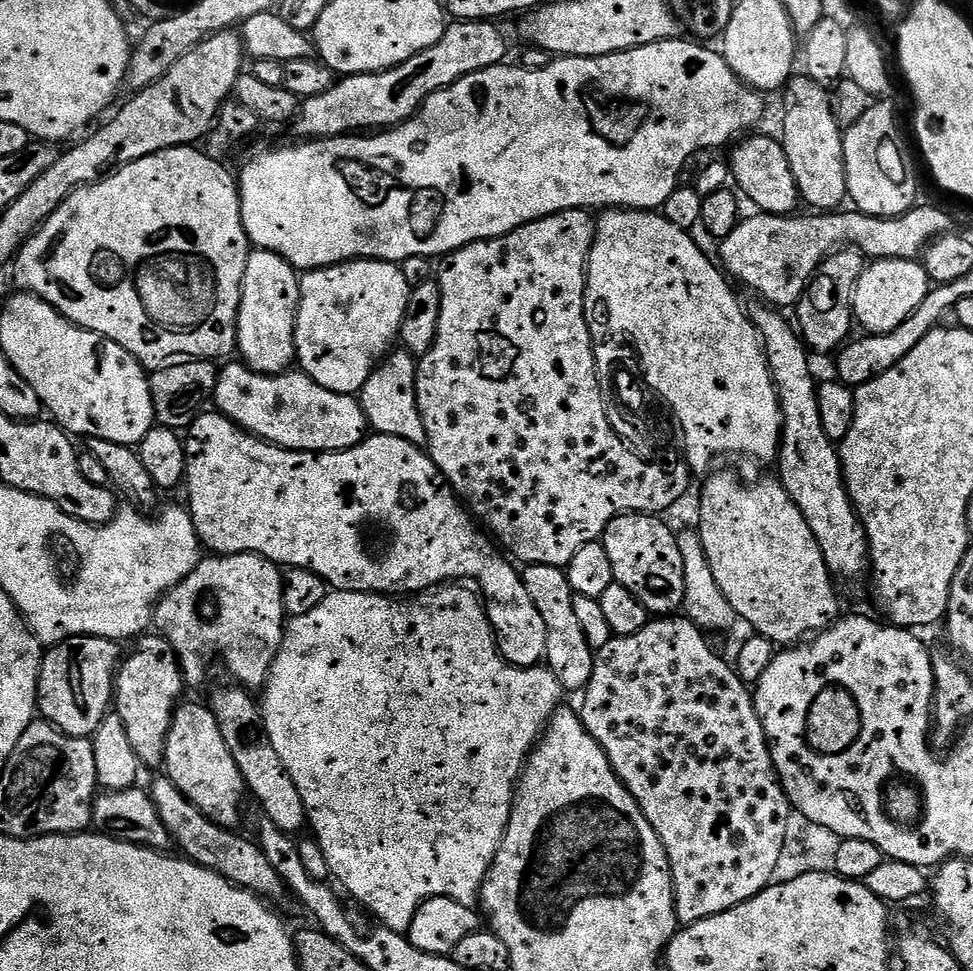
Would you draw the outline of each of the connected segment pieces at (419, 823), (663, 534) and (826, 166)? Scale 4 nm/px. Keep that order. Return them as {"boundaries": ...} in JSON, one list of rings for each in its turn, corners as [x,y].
{"boundaries":[[[[452,582],[447,586],[437,586],[427,592],[419,593],[418,600],[420,600],[420,604],[411,604],[408,600],[411,599],[393,598],[374,592],[329,591],[328,597],[317,608],[310,610],[310,614],[294,616],[287,621],[284,630],[284,641],[280,643],[280,649],[272,663],[272,670],[268,673],[268,683],[262,692],[264,700],[259,701],[260,716],[264,719],[266,734],[274,746],[274,750],[278,750],[278,758],[282,758],[282,766],[286,766],[290,778],[294,778],[294,786],[298,786],[298,794],[302,794],[302,802],[306,806],[310,832],[312,828],[311,835],[322,846],[322,854],[326,854],[326,862],[330,866],[335,883],[341,889],[344,887],[362,907],[369,908],[380,919],[377,921],[383,927],[402,933],[407,933],[409,926],[412,925],[414,914],[425,900],[435,896],[445,896],[446,898],[454,898],[454,902],[462,902],[463,904],[475,905],[479,901],[480,885],[484,883],[484,876],[488,873],[494,854],[498,854],[498,846],[502,842],[502,838],[506,834],[506,826],[510,822],[512,800],[516,796],[516,786],[520,782],[520,773],[524,771],[524,765],[528,763],[528,756],[533,748],[536,747],[537,740],[543,736],[549,720],[562,704],[562,700],[560,700],[560,696],[562,697],[560,683],[558,678],[554,678],[554,674],[548,667],[516,668],[501,656],[500,649],[496,646],[496,634],[492,631],[492,624],[488,620],[485,601],[471,587],[461,586],[459,583]]],[[[626,512],[606,526],[602,543],[614,566],[615,583],[626,586],[653,617],[667,618],[681,611],[684,603],[682,553],[678,551],[677,533],[671,532],[656,514]]],[[[806,74],[793,75],[792,79],[784,85],[782,89],[782,97],[784,96],[784,104],[788,109],[784,112],[784,136],[782,135],[782,143],[786,150],[786,158],[790,158],[790,170],[794,170],[794,182],[800,191],[800,199],[805,205],[809,204],[809,209],[815,210],[820,214],[827,214],[841,207],[840,203],[845,203],[848,200],[848,183],[846,182],[846,166],[844,165],[844,132],[841,129],[836,111],[832,109],[832,98],[829,89],[825,85],[814,82]]]]}

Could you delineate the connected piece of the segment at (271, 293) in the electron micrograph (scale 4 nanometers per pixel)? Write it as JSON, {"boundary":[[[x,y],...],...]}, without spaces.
{"boundary":[[[265,248],[249,251],[246,274],[240,287],[240,309],[236,319],[239,359],[254,372],[278,376],[296,360],[296,315],[300,309],[300,276],[286,258]]]}

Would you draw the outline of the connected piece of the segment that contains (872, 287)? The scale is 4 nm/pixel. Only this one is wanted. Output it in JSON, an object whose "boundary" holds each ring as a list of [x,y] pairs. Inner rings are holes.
{"boundary":[[[919,259],[914,260],[873,260],[865,267],[862,278],[858,278],[858,286],[854,290],[854,302],[852,303],[852,314],[857,325],[864,327],[863,331],[868,334],[881,336],[906,322],[918,306],[926,298],[930,290],[930,281],[923,263]]]}

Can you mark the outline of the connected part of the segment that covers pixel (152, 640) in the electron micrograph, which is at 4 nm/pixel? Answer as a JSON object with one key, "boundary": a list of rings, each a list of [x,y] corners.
{"boundary":[[[160,634],[152,635],[139,637],[135,641],[136,649],[123,657],[114,685],[114,712],[122,718],[122,726],[126,726],[126,734],[130,734],[130,746],[134,746],[141,765],[159,769],[164,762],[172,715],[181,703],[186,681],[173,641]]]}

